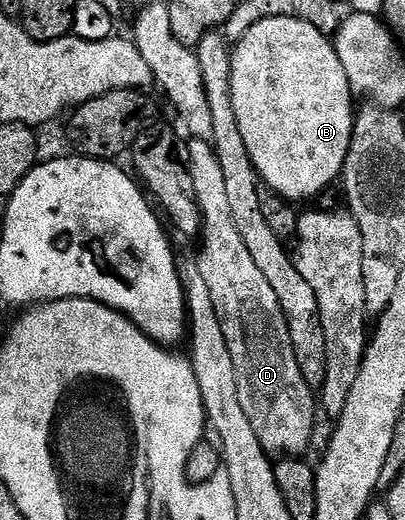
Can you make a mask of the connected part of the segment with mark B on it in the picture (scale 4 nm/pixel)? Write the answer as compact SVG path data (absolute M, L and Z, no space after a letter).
M267 18L263 22L255 22L247 34L232 49L233 65L231 66L231 102L235 102L235 118L239 122L239 130L243 133L243 142L247 142L247 154L251 154L251 162L255 166L258 176L264 187L275 190L284 200L297 202L296 200L309 200L317 198L326 188L334 187L339 177L345 171L345 159L349 153L349 147L353 141L353 121L355 119L355 97L347 70L343 70L343 62L339 62L334 41L324 36L315 26L307 22L299 22L299 18Z

